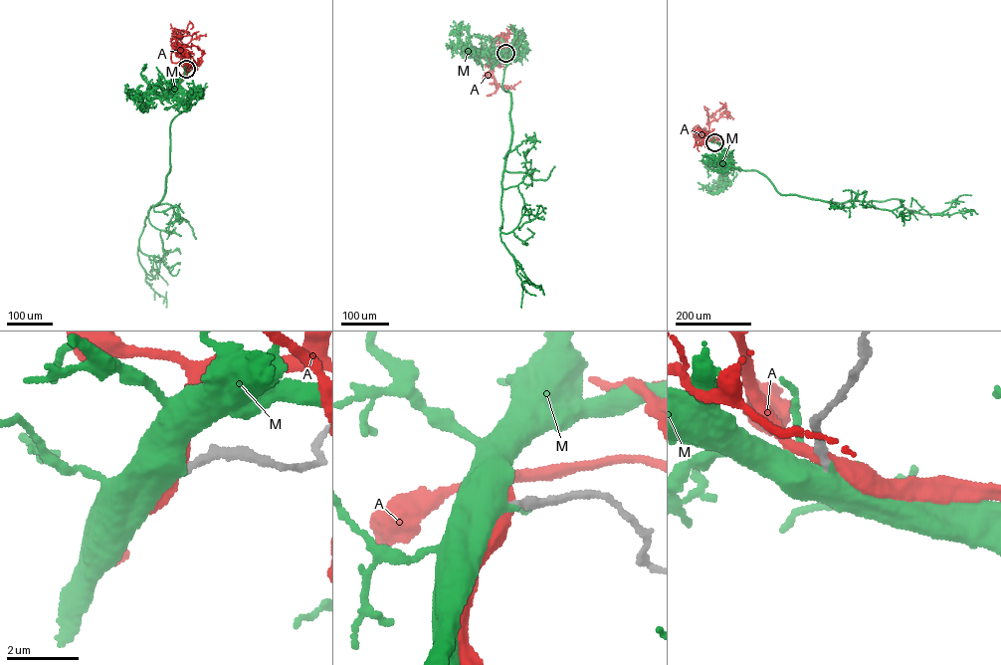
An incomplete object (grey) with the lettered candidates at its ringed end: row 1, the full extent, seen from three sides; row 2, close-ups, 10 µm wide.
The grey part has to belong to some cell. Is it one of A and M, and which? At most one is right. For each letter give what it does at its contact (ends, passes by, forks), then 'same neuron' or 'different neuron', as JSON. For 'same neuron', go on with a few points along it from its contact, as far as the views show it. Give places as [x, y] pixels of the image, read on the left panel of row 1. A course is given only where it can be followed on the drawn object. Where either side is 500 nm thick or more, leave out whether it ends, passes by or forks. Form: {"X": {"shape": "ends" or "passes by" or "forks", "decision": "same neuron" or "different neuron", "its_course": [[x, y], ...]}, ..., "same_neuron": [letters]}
{"A": {"shape": "passes by", "decision": "different neuron"}, "M": {"decision": "same neuron", "its_course": [[186, 69], [178, 88], [188, 101], [170, 125], [164, 193], [137, 249], [145, 282], [166, 307]]}, "same_neuron": ["M"]}

